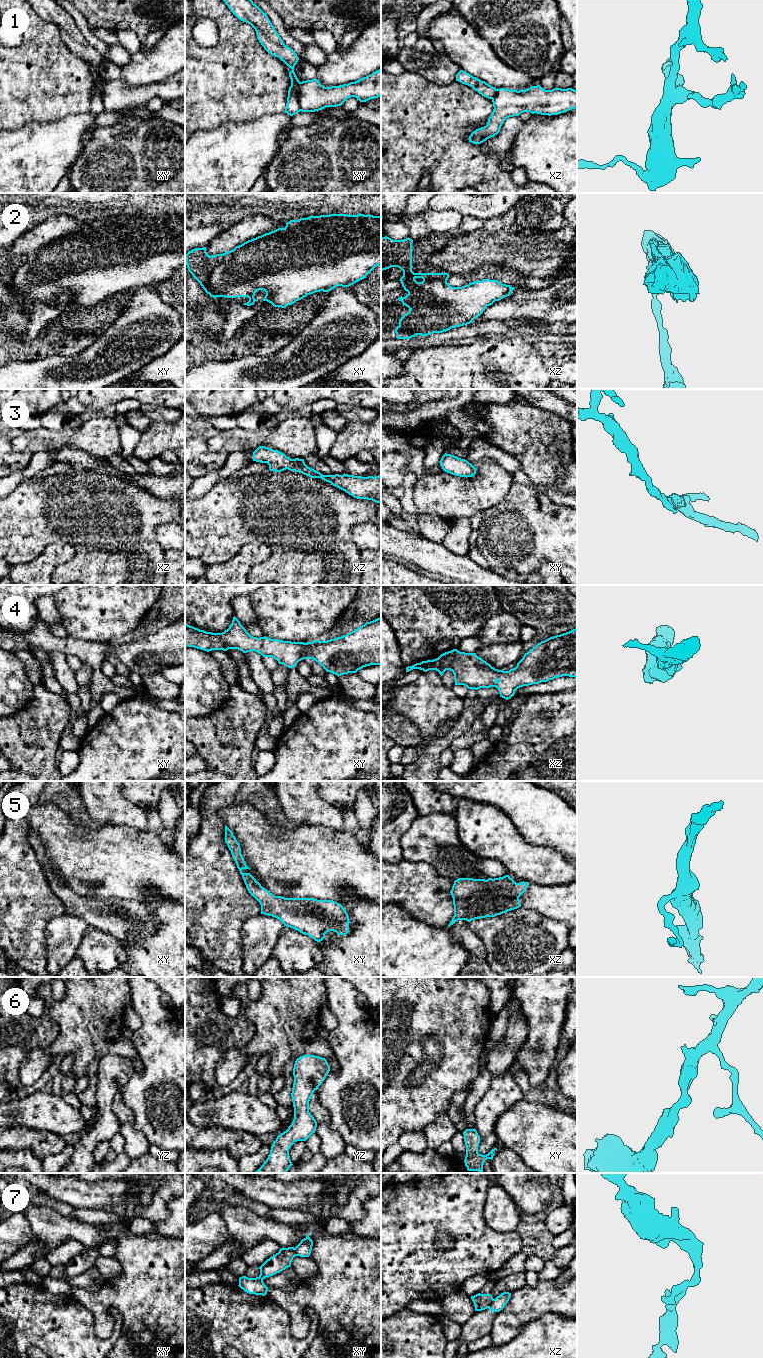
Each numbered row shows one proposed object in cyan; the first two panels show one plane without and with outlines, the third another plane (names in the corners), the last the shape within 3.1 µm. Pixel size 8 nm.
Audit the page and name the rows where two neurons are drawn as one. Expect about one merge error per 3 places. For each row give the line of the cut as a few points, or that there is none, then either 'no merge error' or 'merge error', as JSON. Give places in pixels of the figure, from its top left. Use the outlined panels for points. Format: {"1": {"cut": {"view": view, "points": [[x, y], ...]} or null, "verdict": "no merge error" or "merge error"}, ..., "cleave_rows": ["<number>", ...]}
{"1": {"cut": {"view": "xy", "points": [[300, 82], [298, 90], [299, 110]]}, "verdict": "merge error"}, "2": {"cut": null, "verdict": "no merge error"}, "3": {"cut": null, "verdict": "no merge error"}, "4": {"cut": null, "verdict": "no merge error"}, "5": {"cut": null, "verdict": "no merge error"}, "6": {"cut": null, "verdict": "no merge error"}, "7": {"cut": {"view": "xz", "points": [[493, 1299], [487, 1307]]}, "verdict": "merge error"}, "cleave_rows": ["1", "7"]}

